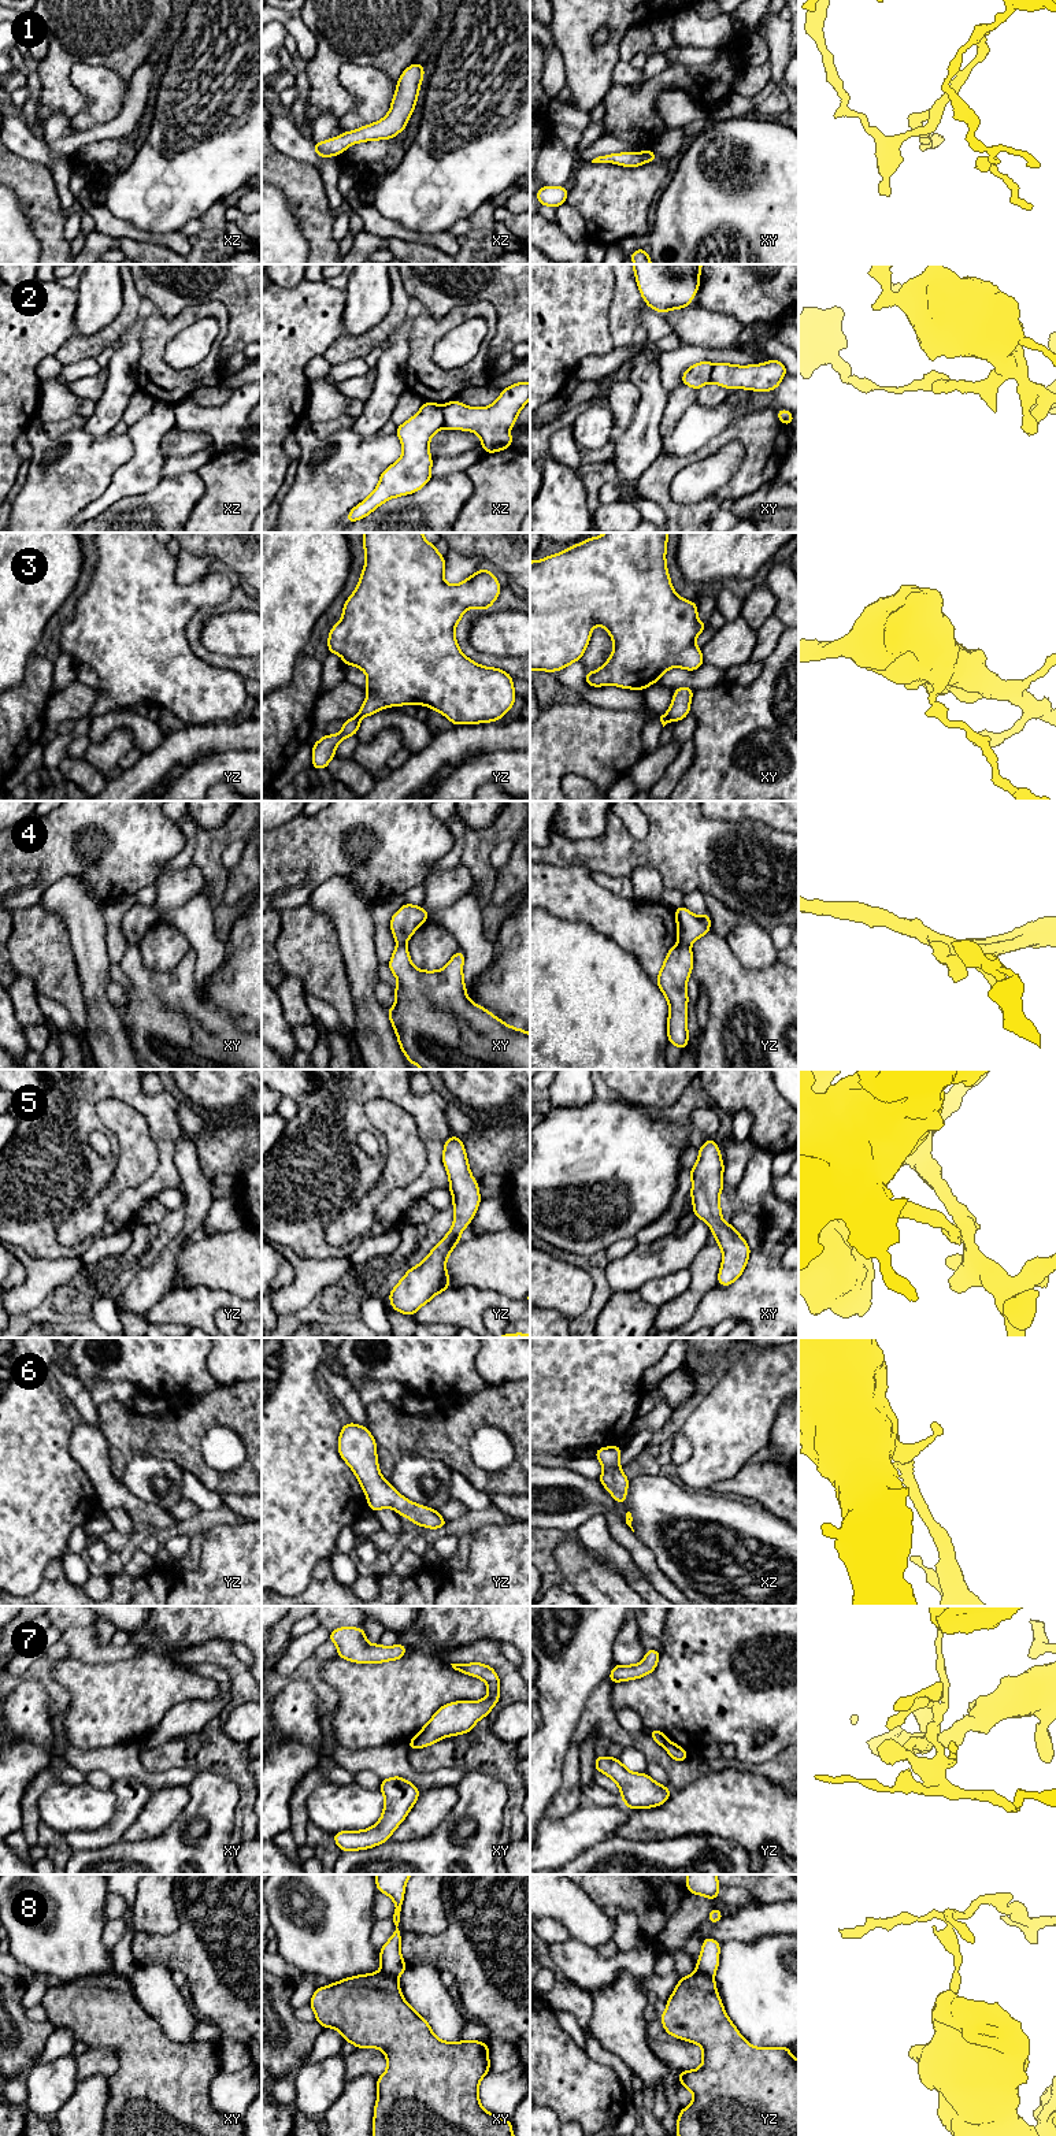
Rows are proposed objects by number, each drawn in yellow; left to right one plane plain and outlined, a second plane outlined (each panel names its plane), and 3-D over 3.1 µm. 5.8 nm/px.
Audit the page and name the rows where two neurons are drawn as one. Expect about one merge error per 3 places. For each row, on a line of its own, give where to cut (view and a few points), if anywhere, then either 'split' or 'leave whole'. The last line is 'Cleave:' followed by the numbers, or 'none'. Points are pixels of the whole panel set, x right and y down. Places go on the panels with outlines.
1: cut none; leave whole
2: cut xz (441, 405), (444, 426); split
3: cut yz (358, 715), (360, 719); split
4: cut yz (680, 941), (689, 946); split
5: cut none; leave whole
6: cut none; leave whole
7: cut yz (669, 1740), (663, 1746); split
8: cut yz (696, 1971), (712, 1979); split
Cleave: 2, 3, 4, 7, 8

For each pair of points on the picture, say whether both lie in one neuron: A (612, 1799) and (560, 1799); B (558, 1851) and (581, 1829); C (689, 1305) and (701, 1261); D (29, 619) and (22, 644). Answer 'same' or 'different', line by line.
A: different
B: same
C: same
D: same

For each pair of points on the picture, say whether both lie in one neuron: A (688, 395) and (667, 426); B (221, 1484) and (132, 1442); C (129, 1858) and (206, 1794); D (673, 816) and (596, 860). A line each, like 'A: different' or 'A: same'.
A: same
B: same
C: same
D: same

